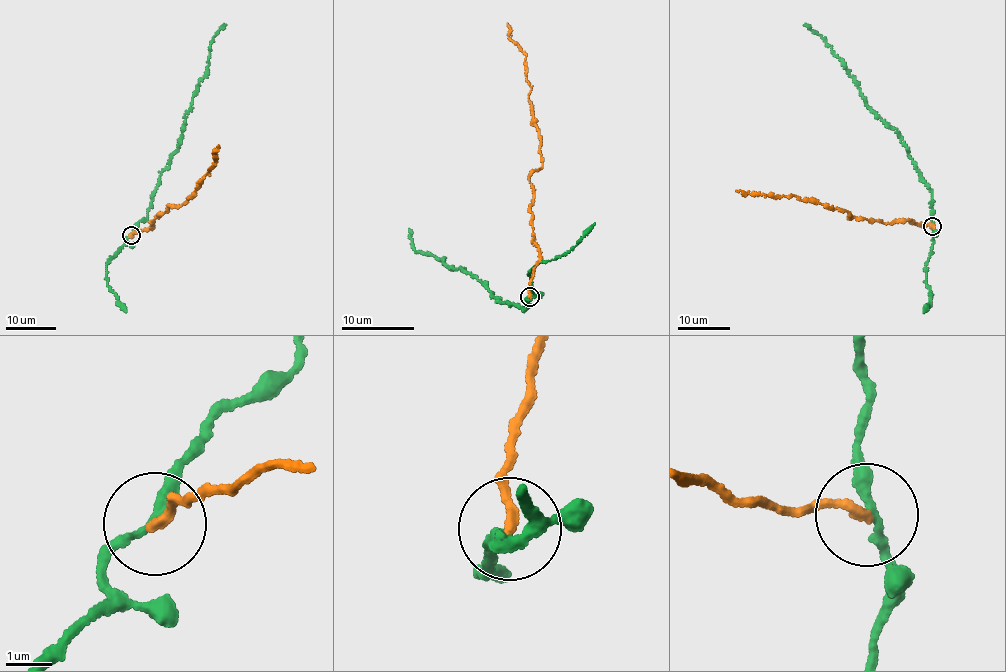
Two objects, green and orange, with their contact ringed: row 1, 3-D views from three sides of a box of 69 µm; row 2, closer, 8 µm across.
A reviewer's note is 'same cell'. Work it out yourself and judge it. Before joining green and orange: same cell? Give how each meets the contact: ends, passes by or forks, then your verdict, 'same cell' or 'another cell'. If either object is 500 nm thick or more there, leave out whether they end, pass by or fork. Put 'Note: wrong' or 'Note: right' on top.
Note: wrong
green passes by; orange ends there; another cell

